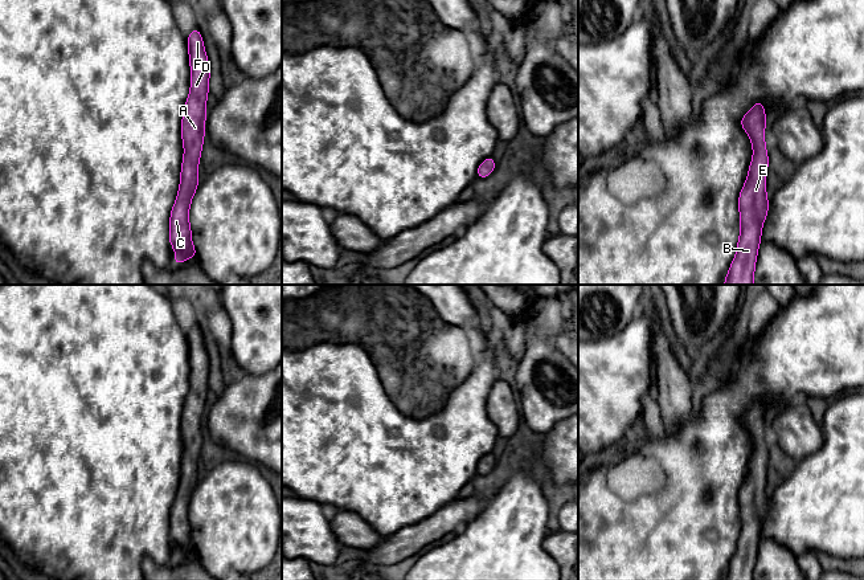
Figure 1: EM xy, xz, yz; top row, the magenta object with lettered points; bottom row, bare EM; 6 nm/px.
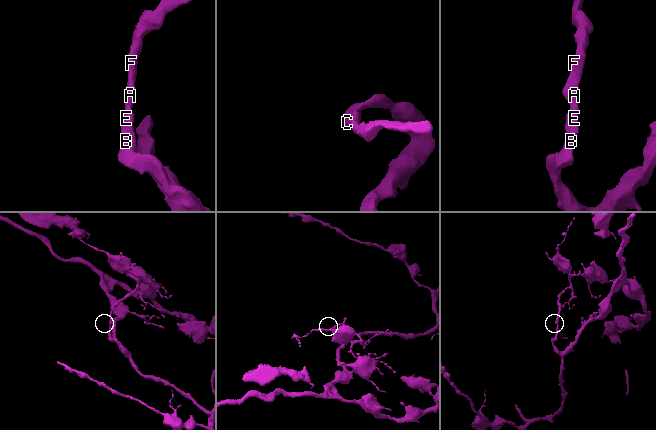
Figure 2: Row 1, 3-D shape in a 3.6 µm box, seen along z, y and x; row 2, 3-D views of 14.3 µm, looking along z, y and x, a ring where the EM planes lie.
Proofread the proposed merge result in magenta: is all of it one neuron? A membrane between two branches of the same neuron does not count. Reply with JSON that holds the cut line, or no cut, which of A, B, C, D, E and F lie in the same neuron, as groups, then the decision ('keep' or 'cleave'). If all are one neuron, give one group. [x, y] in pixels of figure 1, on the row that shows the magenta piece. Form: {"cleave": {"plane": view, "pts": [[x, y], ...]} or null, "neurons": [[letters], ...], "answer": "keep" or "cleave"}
{"cleave": null, "neurons": [["A", "B", "C", "D", "E", "F"]], "answer": "keep"}

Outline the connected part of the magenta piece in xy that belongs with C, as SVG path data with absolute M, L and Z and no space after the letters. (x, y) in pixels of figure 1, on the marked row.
M194 26L187 40L191 64L191 91L180 127L184 144L180 188L169 217L169 244L172 249L177 250L172 265L181 265L187 258L198 258L191 240L192 229L188 217L192 197L200 184L197 169L205 135L210 75L200 29Z

